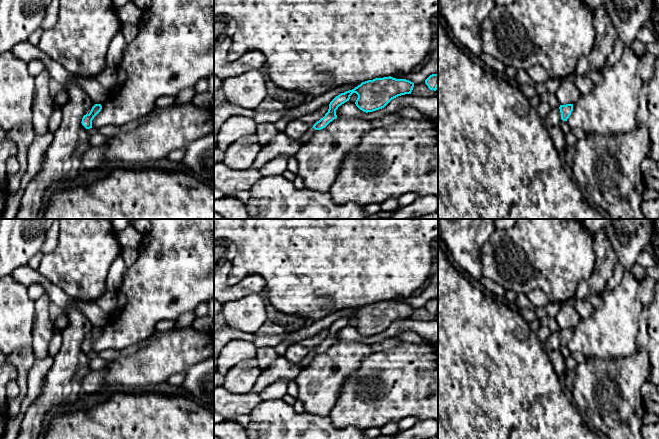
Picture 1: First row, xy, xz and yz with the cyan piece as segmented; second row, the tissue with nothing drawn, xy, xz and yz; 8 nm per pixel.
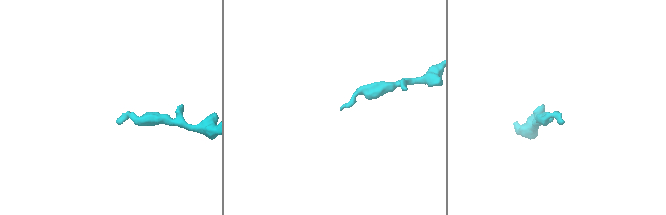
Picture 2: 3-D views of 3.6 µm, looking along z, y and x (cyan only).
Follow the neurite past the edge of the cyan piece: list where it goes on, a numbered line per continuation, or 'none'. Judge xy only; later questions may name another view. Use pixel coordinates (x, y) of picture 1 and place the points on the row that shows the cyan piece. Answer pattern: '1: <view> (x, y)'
none

